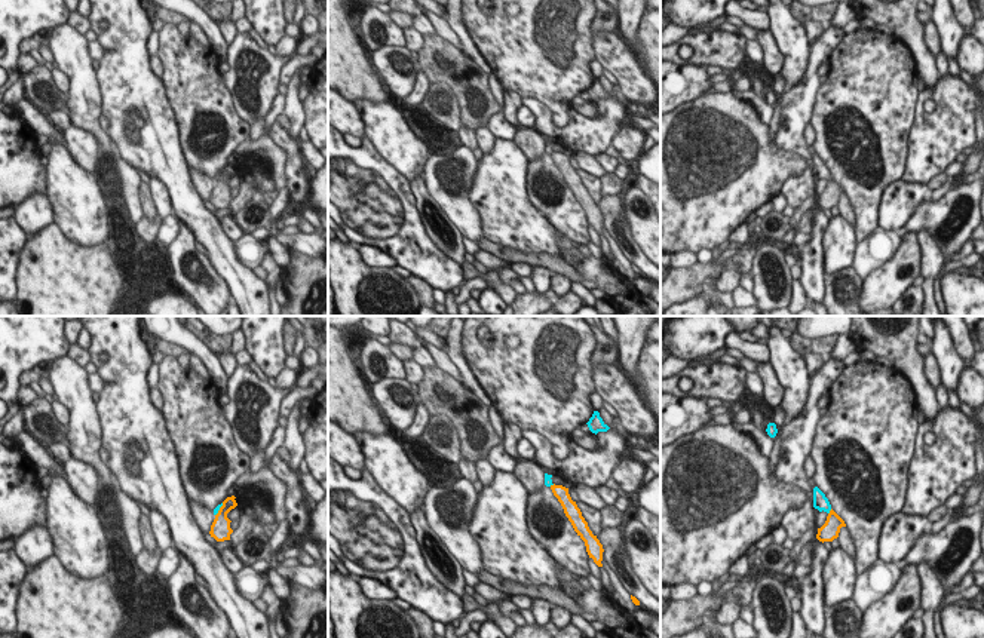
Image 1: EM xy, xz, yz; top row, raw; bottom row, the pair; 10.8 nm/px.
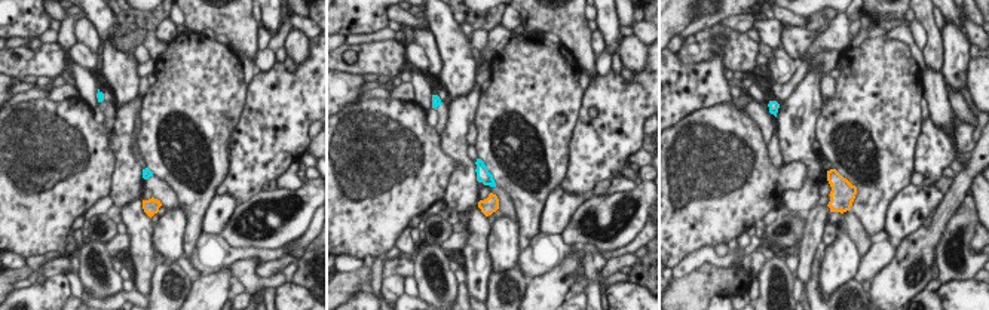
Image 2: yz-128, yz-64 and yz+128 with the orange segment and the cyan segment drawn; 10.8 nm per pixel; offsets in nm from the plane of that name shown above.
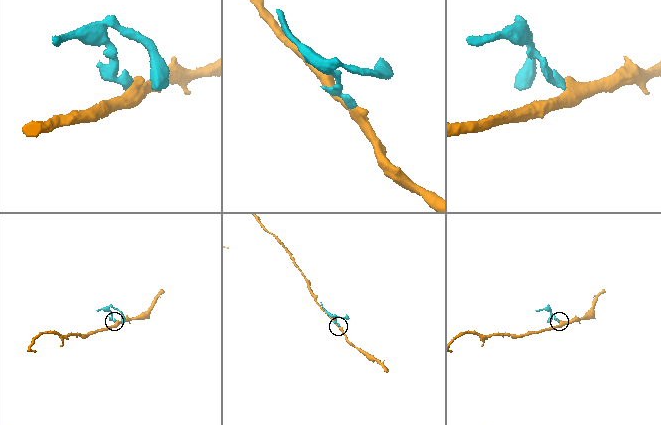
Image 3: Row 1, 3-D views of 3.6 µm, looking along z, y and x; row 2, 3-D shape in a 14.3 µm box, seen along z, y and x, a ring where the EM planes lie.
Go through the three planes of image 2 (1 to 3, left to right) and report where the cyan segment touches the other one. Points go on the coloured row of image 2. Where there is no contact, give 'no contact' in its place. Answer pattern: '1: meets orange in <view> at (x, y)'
1: no contact
2: no contact
3: no contact

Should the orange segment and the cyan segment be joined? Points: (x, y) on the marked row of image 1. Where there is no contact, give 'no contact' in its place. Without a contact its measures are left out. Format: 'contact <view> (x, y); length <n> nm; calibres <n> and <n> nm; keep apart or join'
contact yz (830, 512); length 70 nm; calibres 200 and 160 nm; keep apart

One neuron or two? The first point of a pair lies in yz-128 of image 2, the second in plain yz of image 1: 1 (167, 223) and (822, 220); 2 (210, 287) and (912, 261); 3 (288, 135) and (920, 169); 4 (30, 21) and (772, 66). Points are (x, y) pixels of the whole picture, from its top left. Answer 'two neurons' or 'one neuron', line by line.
1: two neurons
2: one neuron
3: one neuron
4: two neurons

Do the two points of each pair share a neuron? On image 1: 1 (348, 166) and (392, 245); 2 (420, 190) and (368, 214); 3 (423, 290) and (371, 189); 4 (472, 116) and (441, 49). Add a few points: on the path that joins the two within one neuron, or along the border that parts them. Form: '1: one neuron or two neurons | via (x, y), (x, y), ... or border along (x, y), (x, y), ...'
1: one neuron | via (355, 186), (392, 226)
2: two neurons | border along (408, 181), (416, 209), (425, 226)
3: two neurons | border along (411, 275), (426, 281), (434, 288)
4: one neuron | via (472, 100), (451, 76), (451, 66)

